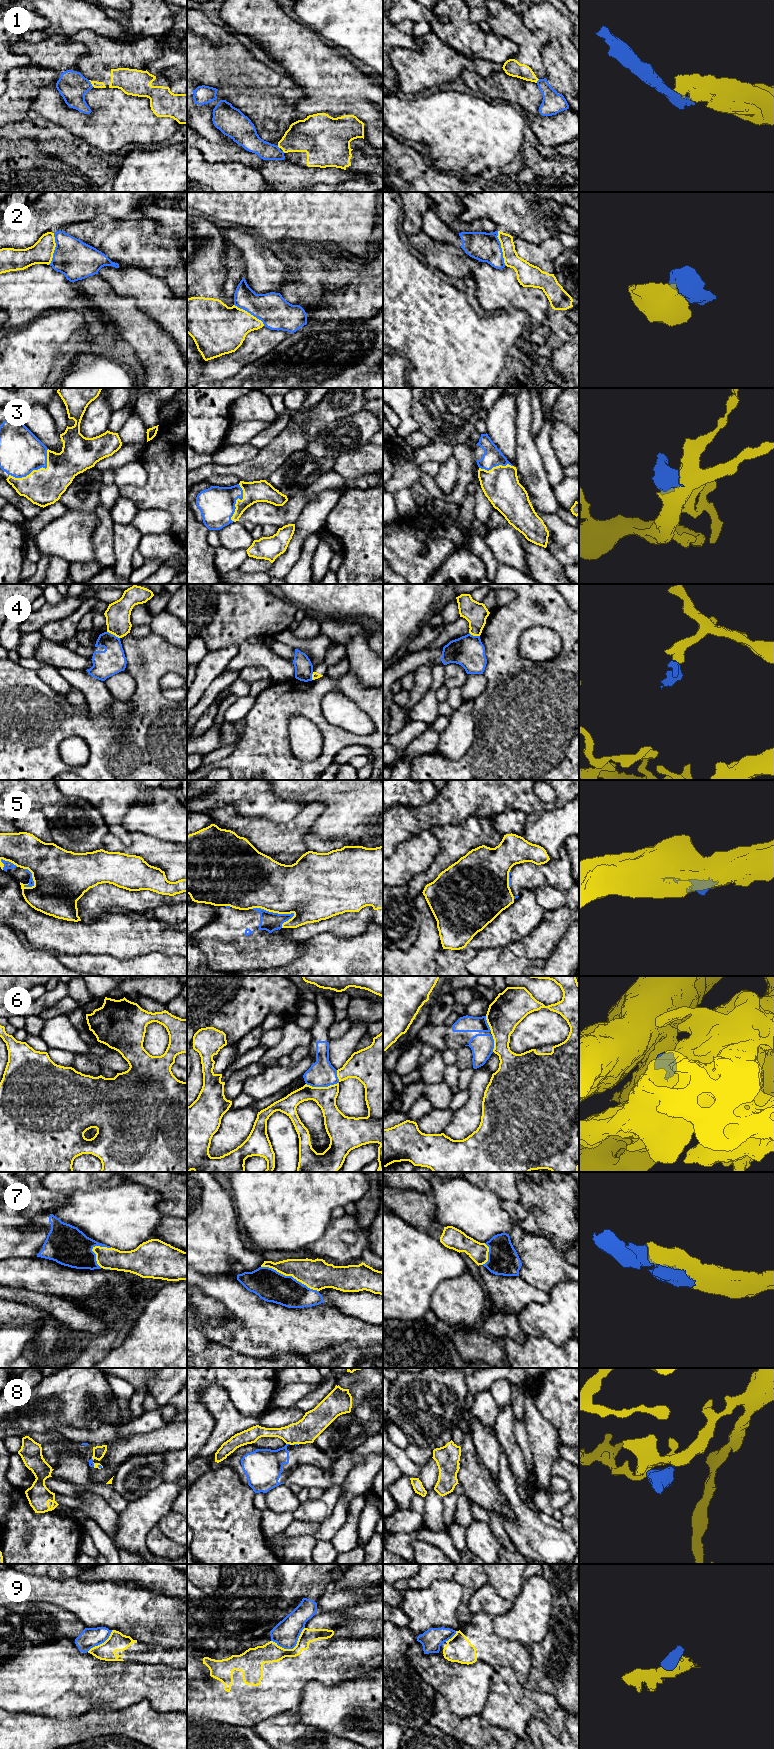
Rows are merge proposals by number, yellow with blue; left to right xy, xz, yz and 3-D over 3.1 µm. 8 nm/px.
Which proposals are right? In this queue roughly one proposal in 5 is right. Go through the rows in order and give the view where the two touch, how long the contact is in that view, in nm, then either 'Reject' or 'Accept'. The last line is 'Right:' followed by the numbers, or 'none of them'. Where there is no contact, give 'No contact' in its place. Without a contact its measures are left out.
1: Touches yellow in xy. Shared border 70 nm. Reject
2: Touches yellow in yz. Shared border 280 nm. Reject
3: Touches yellow in xy. Shared border 380 nm. Accept
4: Touches yellow in xy. Shared border 120 nm. Reject
5: Touches yellow in xz. Shared border 340 nm. Reject
6: Touches yellow in xz. Shared border 280 nm. Reject
7: Touches yellow in xz. Shared border 500 nm. Accept
8: Touches yellow in xz. Shared border 40 nm. Reject
9: Touches yellow in xz. Shared border 300 nm. Reject
Right: 3, 7

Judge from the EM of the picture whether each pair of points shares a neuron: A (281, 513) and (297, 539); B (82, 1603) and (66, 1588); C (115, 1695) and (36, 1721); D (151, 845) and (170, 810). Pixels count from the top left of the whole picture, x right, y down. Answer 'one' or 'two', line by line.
A: two
B: one
C: two
D: two

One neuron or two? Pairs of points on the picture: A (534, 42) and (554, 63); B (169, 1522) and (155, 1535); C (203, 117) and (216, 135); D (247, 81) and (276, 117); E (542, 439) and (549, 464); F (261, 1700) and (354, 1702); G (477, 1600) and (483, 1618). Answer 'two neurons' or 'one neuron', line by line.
A: two neurons
B: two neurons
C: one neuron
D: one neuron
E: one neuron
F: two neurons
G: two neurons

